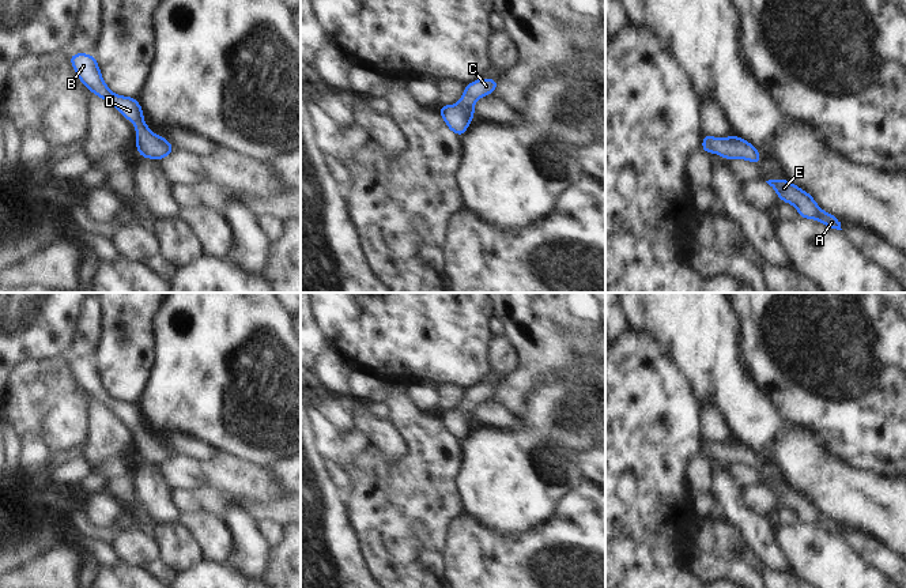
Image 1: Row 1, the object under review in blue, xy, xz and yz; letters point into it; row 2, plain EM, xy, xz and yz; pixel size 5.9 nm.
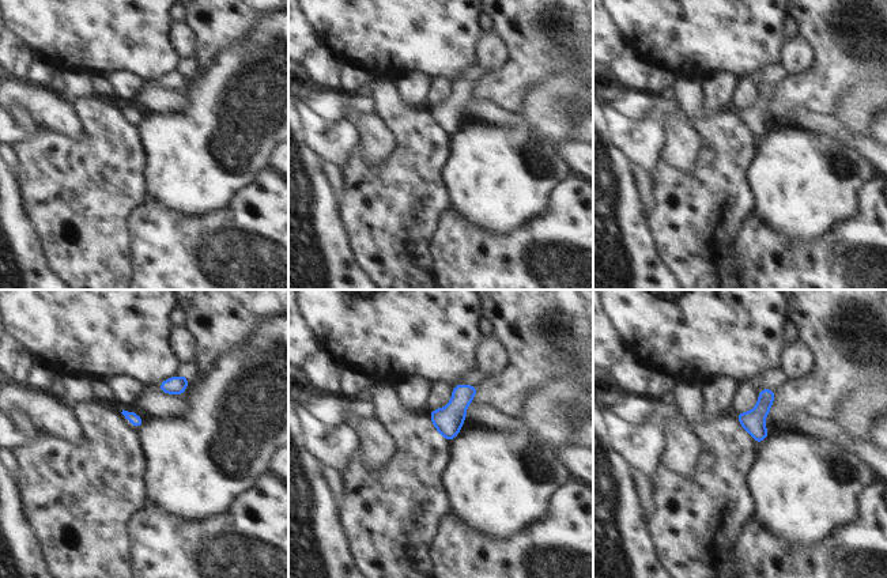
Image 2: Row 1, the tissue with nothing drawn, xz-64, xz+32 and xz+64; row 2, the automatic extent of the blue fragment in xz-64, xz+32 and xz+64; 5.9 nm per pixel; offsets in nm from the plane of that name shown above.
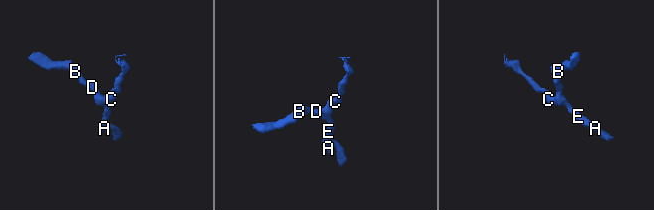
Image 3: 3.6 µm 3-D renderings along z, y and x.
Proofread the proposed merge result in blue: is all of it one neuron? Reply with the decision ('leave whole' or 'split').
leave whole

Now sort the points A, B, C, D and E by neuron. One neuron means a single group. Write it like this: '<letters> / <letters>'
A B C D E

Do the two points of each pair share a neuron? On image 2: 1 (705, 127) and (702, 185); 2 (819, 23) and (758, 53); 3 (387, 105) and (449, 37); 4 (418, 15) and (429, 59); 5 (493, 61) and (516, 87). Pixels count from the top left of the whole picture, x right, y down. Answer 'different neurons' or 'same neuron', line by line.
1: same neuron
2: different neurons
3: different neurons
4: same neuron
5: different neurons

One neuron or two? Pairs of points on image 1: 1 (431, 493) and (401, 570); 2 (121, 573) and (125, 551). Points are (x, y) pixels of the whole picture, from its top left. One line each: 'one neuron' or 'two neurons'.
1: one neuron
2: two neurons

